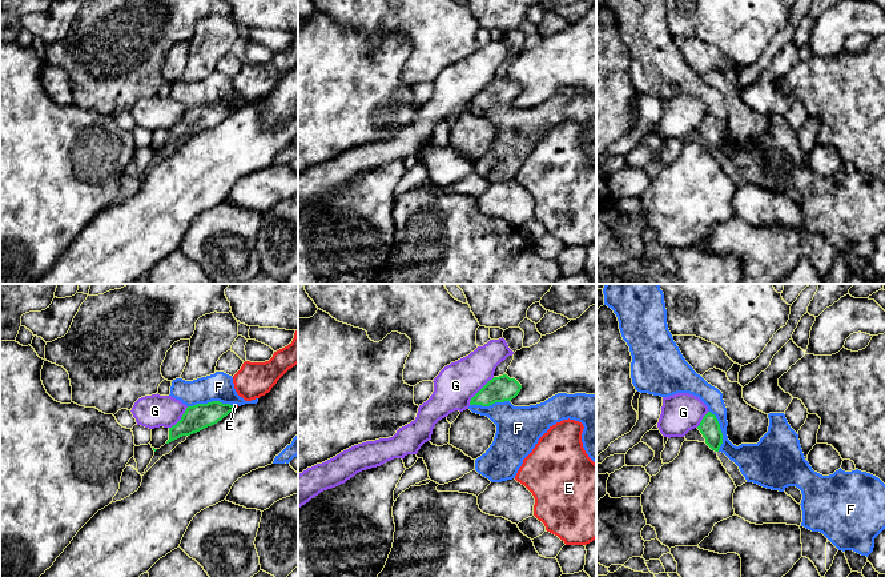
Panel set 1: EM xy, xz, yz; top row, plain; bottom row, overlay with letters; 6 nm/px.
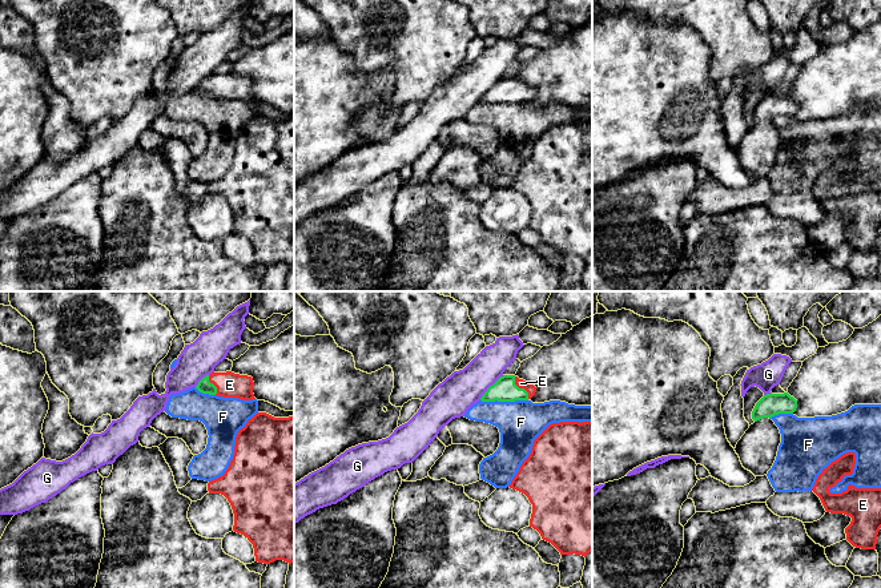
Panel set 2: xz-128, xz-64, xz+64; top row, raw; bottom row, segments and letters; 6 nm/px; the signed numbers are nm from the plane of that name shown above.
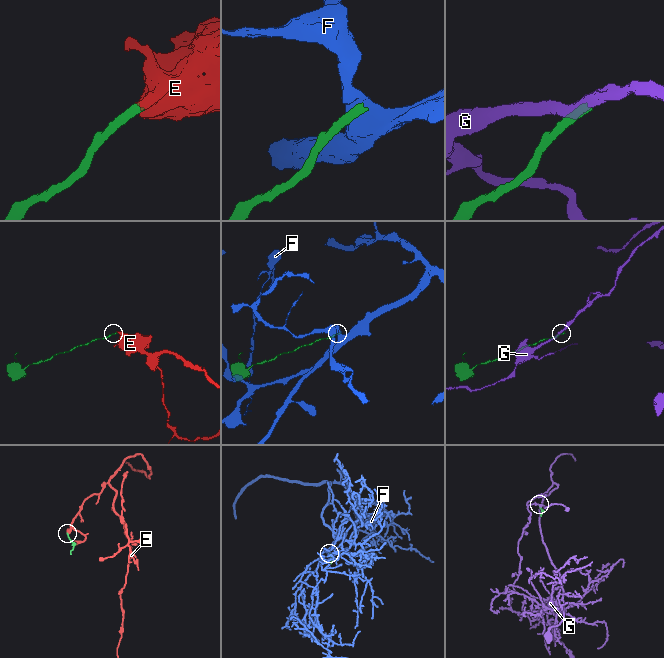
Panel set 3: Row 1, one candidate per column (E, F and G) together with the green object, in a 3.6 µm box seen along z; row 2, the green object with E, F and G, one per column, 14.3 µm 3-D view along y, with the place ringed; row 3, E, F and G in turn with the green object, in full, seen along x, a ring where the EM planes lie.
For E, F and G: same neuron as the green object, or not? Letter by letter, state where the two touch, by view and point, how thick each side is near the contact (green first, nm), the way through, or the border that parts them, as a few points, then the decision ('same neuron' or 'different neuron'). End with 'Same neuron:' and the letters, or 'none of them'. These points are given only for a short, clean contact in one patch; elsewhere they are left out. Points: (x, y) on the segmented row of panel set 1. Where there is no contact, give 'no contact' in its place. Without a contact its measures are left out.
E: meets green in xy at (233, 407); 160 nm thick on the green side, 20 nm on the other; runs through xy (197, 417), (233, 407), (234, 405); same neuron
F: meets green in xy at (209, 403); 160 nm thick on the green side, 170 nm on the other; different neuron
G: meets green in xz at (479, 391); 160 nm thick on the green side, 240 nm on the other; border along xz (494, 377), (469, 404); different neuron
Same neuron: E

